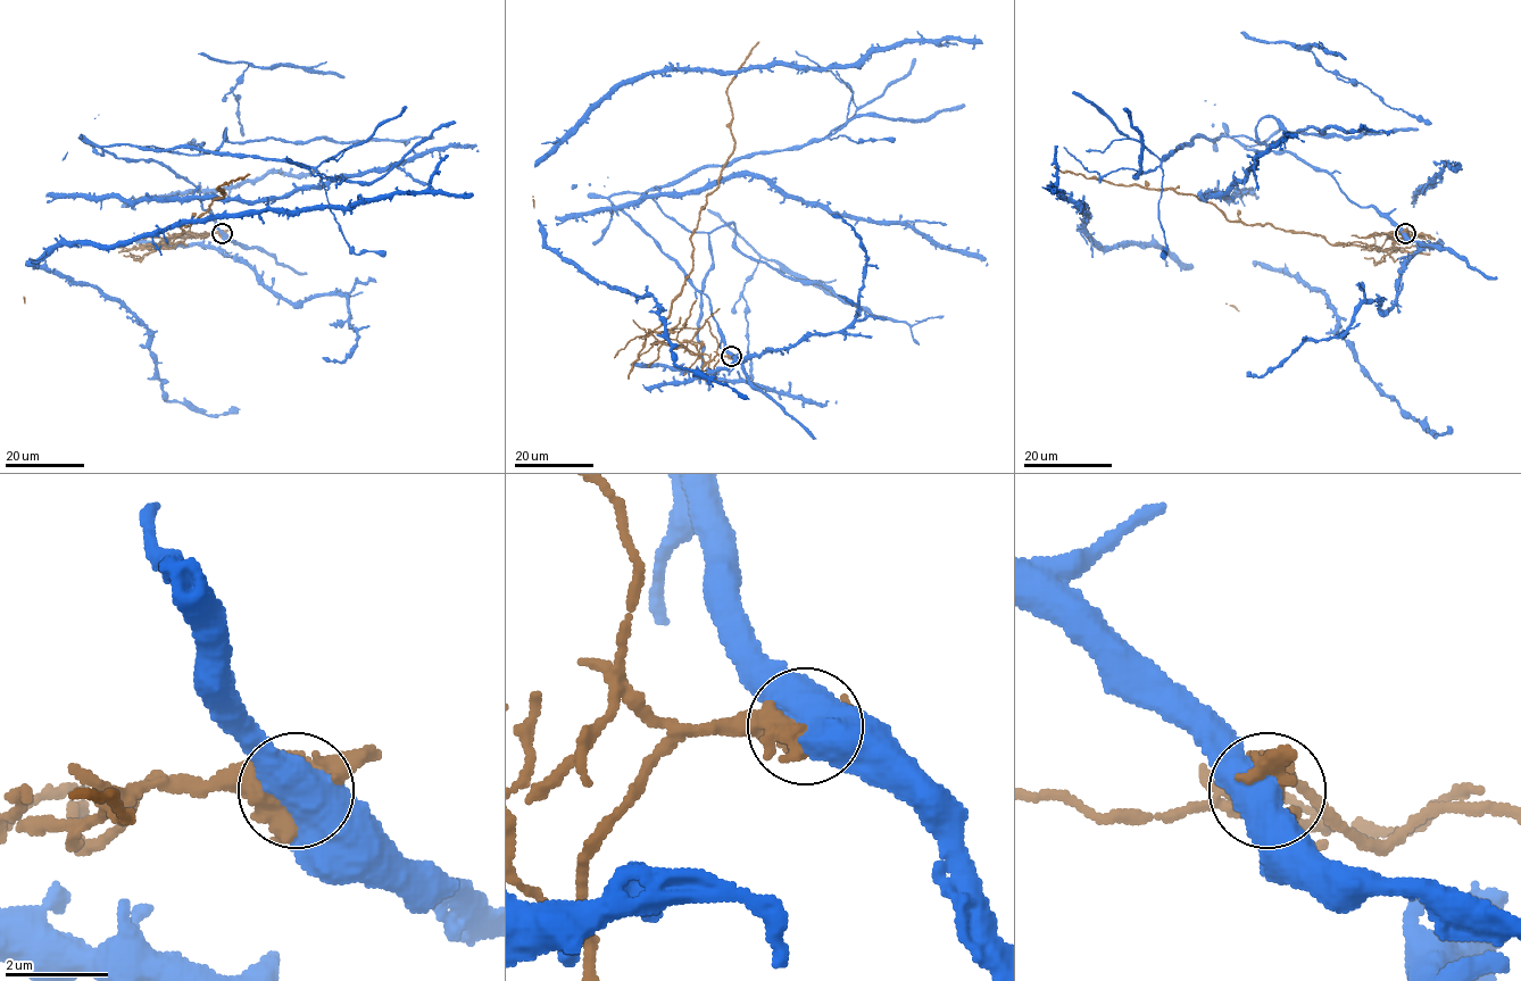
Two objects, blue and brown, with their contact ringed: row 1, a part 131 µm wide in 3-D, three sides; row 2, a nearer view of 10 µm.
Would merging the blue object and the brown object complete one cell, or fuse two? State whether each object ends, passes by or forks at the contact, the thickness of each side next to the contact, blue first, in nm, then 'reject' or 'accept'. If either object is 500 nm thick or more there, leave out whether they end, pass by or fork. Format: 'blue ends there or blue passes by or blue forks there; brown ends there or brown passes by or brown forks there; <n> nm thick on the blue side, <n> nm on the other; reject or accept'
600 nm thick on the blue side, 440 nm on the other; reject

